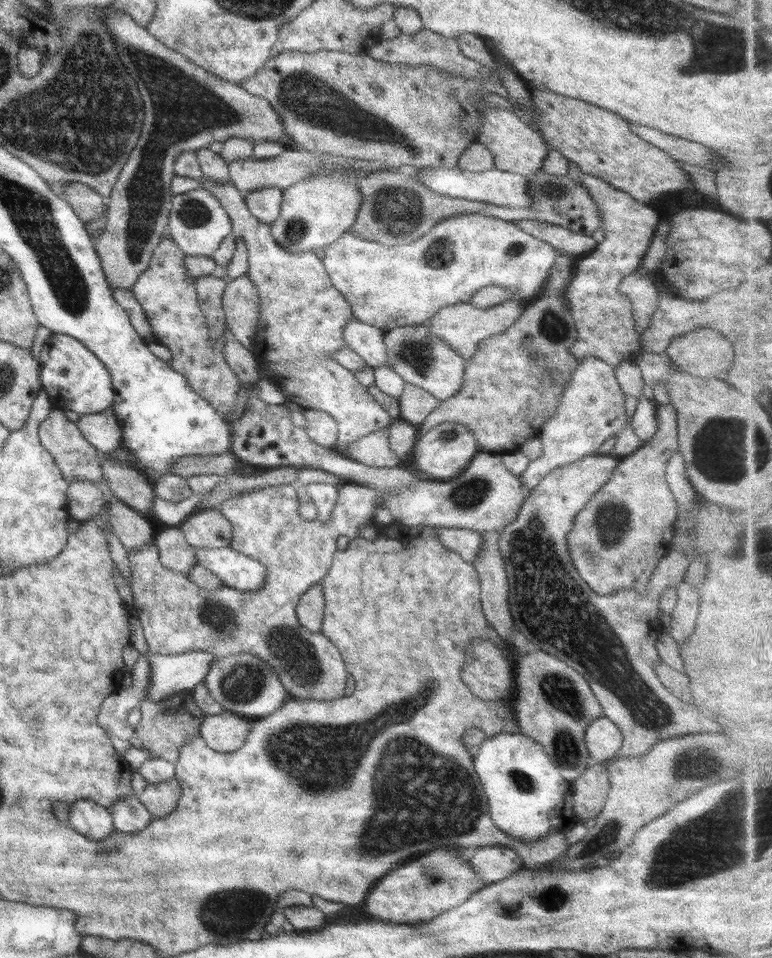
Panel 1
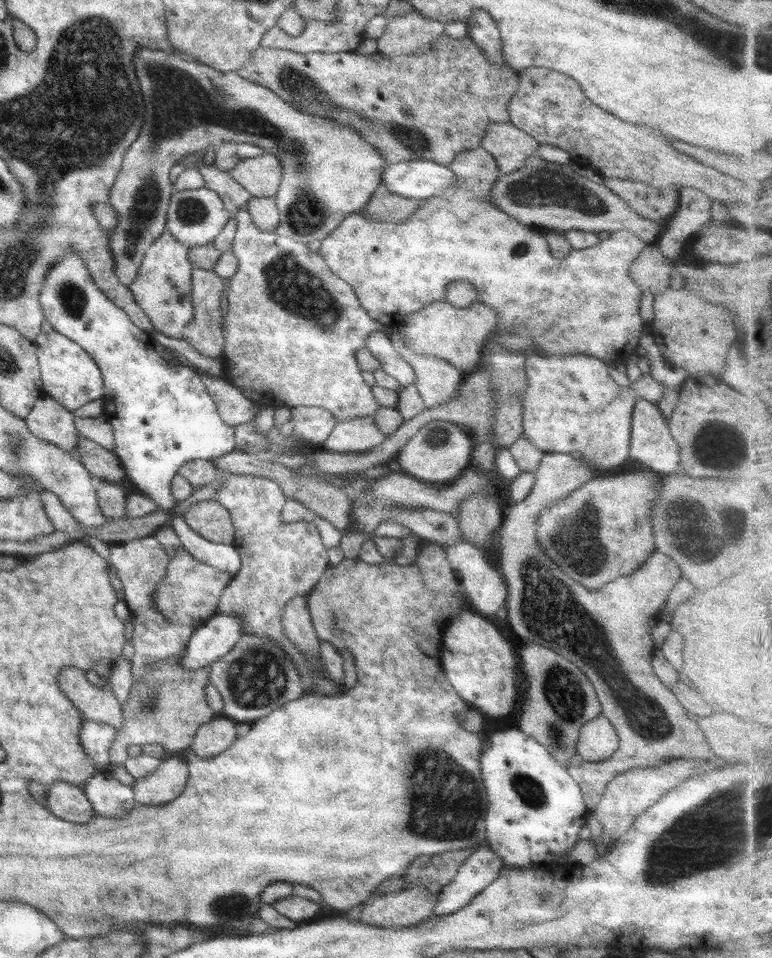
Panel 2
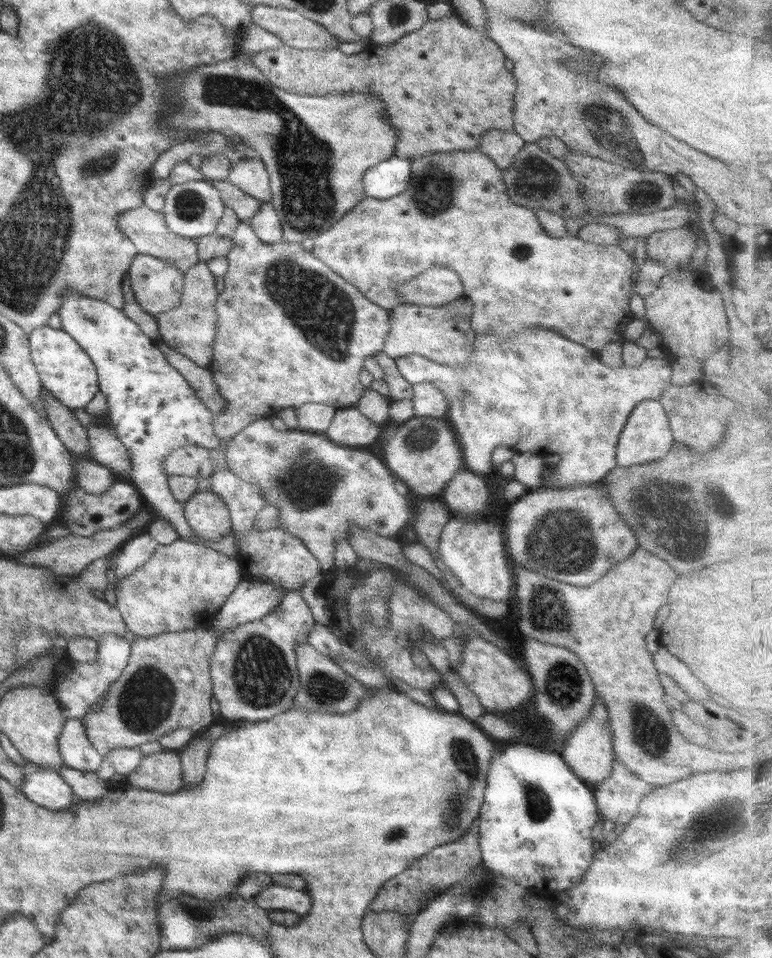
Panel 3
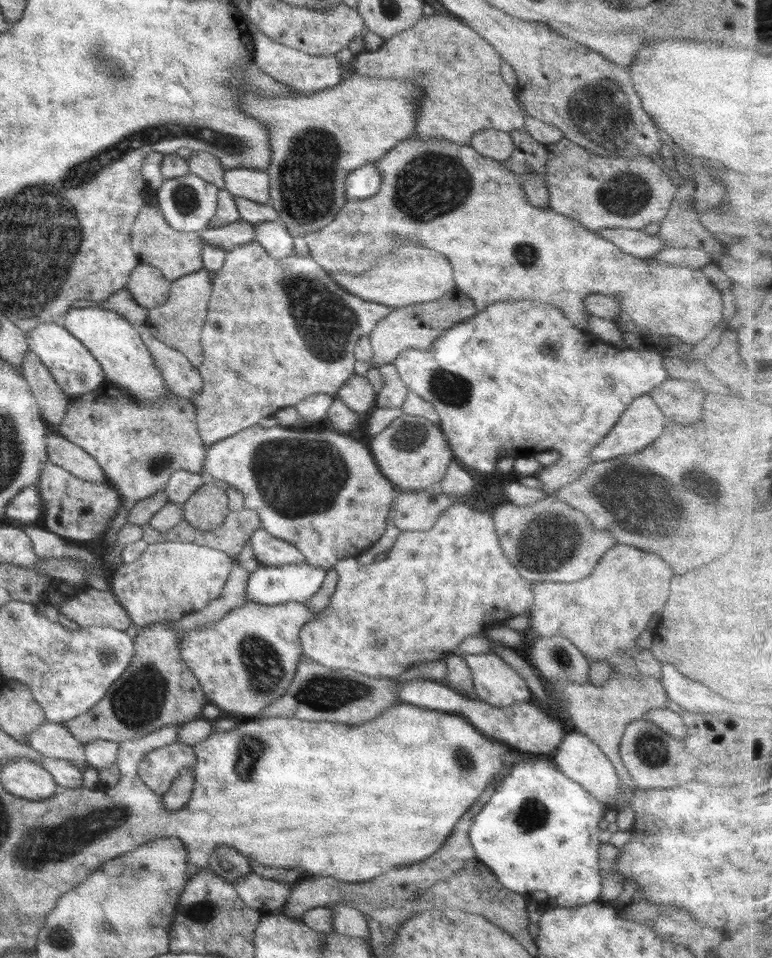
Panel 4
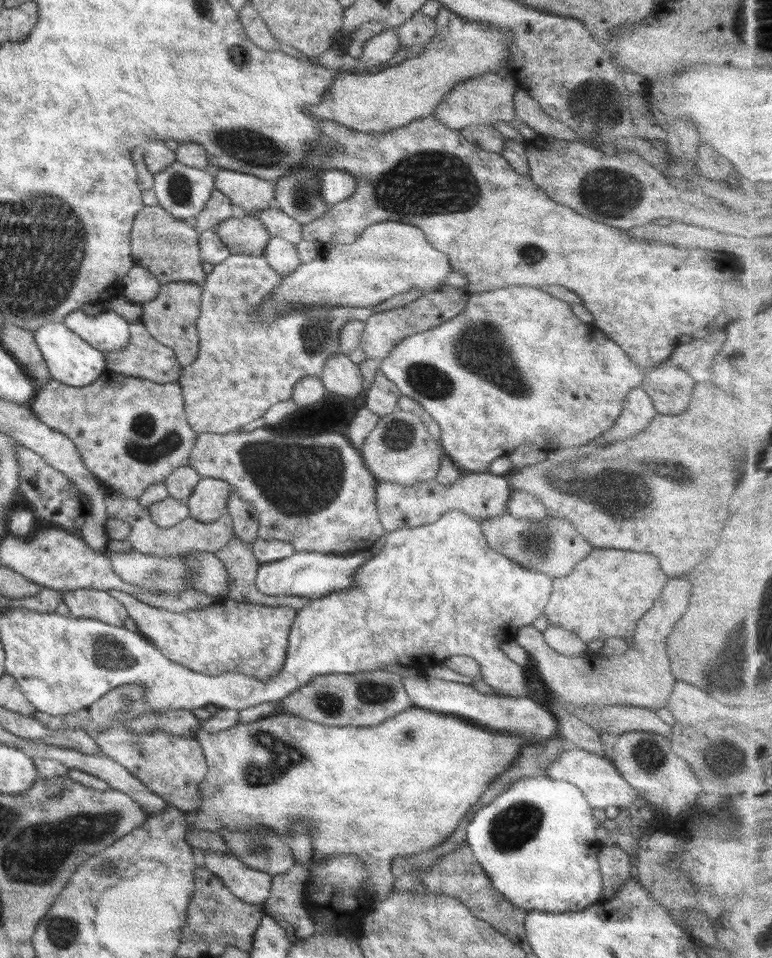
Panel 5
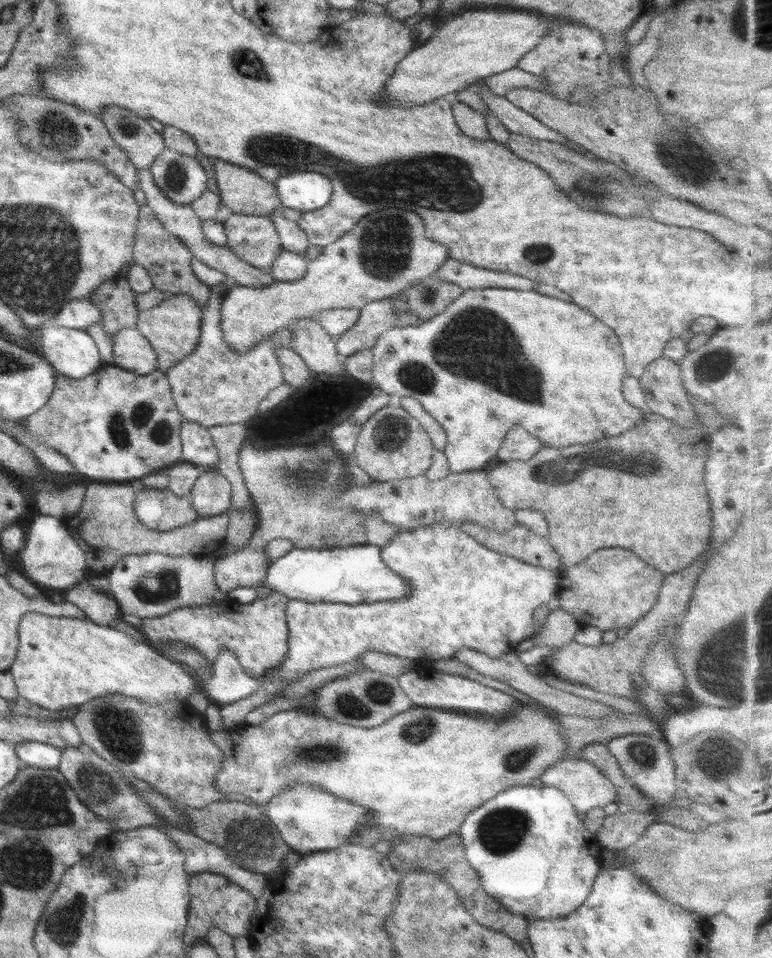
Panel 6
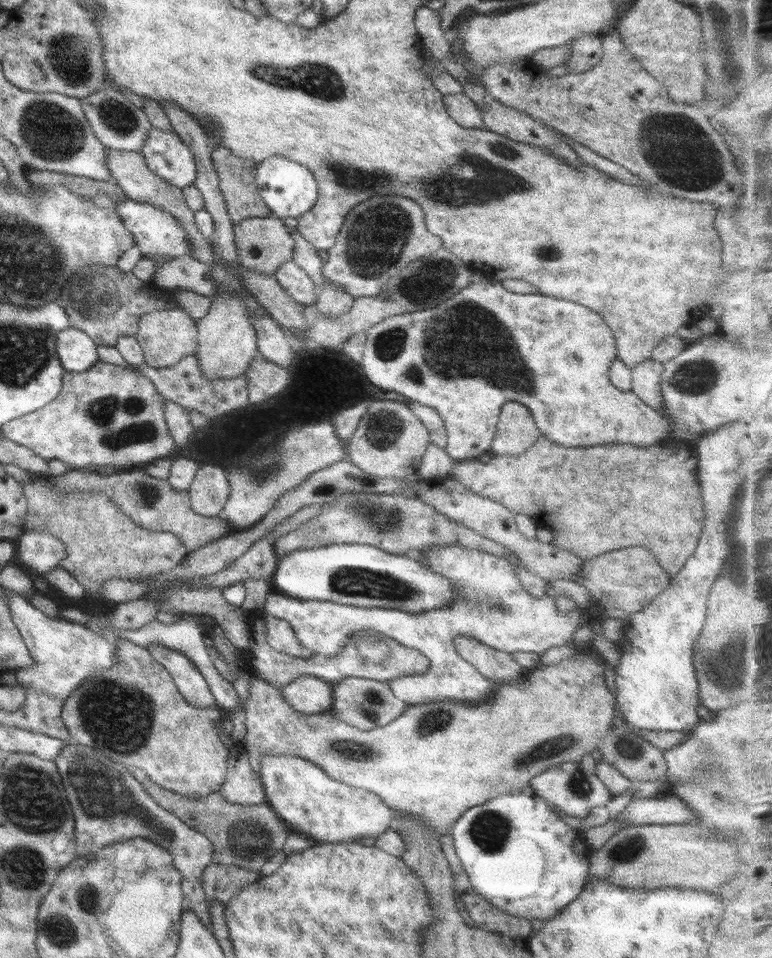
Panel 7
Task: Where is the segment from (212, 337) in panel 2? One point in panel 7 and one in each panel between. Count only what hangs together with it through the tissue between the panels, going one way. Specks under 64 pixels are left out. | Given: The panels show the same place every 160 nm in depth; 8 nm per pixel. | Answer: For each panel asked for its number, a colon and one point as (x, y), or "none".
3: (190, 328)
4: (178, 323)
5: (170, 318)
6: (173, 327)
7: (166, 335)

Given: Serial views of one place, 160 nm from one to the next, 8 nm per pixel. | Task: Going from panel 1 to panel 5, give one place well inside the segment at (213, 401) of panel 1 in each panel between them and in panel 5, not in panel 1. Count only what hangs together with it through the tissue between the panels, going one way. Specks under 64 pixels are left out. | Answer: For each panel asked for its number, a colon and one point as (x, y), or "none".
2: (162, 288)
3: (158, 286)
4: (149, 288)
5: (140, 286)

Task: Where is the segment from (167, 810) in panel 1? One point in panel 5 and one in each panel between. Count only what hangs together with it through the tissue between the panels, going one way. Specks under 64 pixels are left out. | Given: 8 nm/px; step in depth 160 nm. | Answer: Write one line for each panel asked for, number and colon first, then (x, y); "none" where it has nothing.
2: (166, 783)
3: (162, 771)
4: (157, 768)
5: (172, 767)

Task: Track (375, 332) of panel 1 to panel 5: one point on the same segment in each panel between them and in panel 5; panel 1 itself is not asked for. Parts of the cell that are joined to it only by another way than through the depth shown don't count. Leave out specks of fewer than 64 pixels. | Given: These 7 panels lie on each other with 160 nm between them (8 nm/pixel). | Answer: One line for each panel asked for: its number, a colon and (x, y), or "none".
2: (379, 344)
3: (537, 392)
4: (516, 379)
5: (482, 376)

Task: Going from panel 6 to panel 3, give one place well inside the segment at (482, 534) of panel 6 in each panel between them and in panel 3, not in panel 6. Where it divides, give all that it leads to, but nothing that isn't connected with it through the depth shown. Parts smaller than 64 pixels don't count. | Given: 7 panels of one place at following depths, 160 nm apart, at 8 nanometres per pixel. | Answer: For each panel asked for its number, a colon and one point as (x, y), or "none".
3: (573, 534)
4: (564, 540)
5: (554, 547)

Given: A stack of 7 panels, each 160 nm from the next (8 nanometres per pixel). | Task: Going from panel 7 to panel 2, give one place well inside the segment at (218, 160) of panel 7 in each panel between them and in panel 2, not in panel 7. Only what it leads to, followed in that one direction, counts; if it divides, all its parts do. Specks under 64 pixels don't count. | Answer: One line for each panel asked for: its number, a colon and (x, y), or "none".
2: (260, 176)
3: (250, 175)
4: (252, 184)
5: (251, 193)
6: (246, 193)

